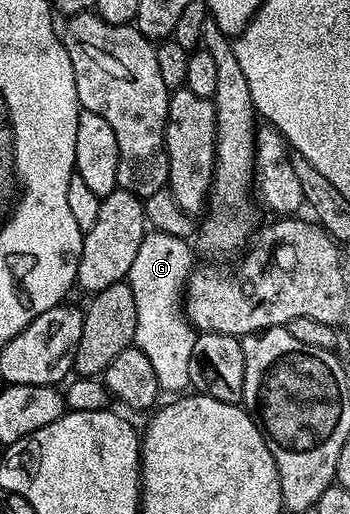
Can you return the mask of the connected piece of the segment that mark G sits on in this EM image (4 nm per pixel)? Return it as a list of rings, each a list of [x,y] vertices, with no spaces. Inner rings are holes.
[[[147,231],[140,242],[140,250],[136,250],[136,258],[132,258],[128,277],[132,298],[136,298],[133,347],[148,354],[148,362],[152,362],[152,370],[156,370],[158,386],[163,393],[182,394],[191,387],[188,361],[192,359],[196,329],[184,311],[184,289],[196,261],[188,244],[185,239],[168,233]]]

